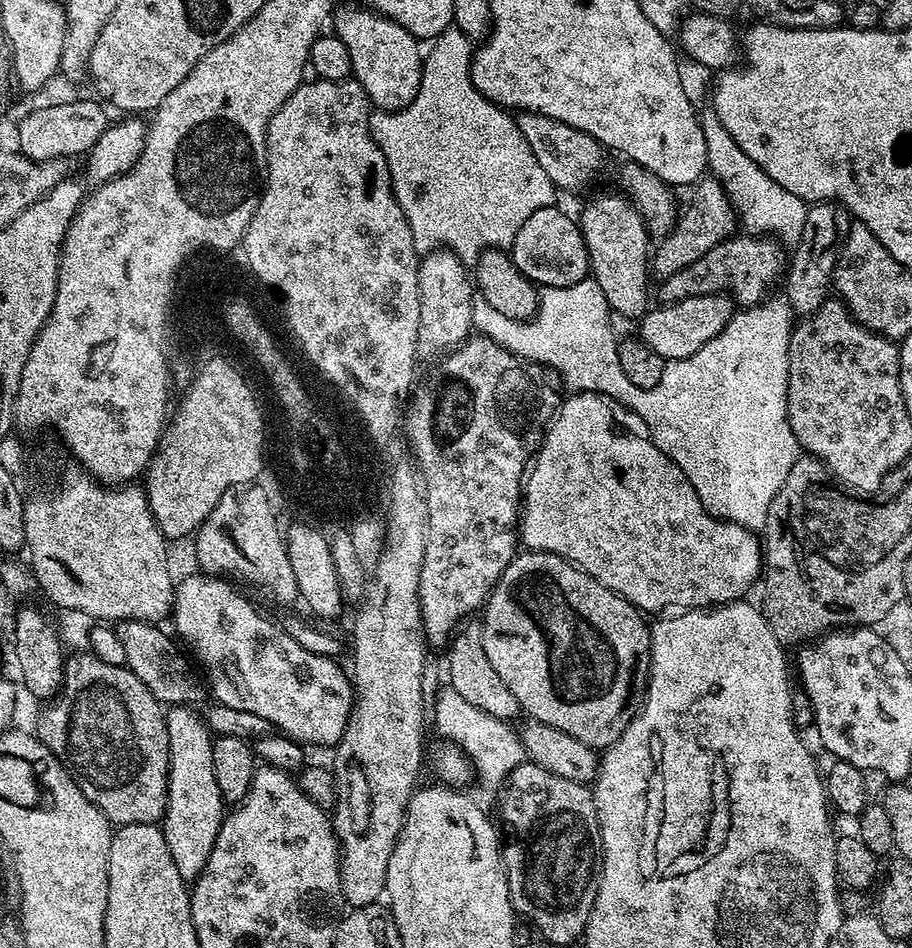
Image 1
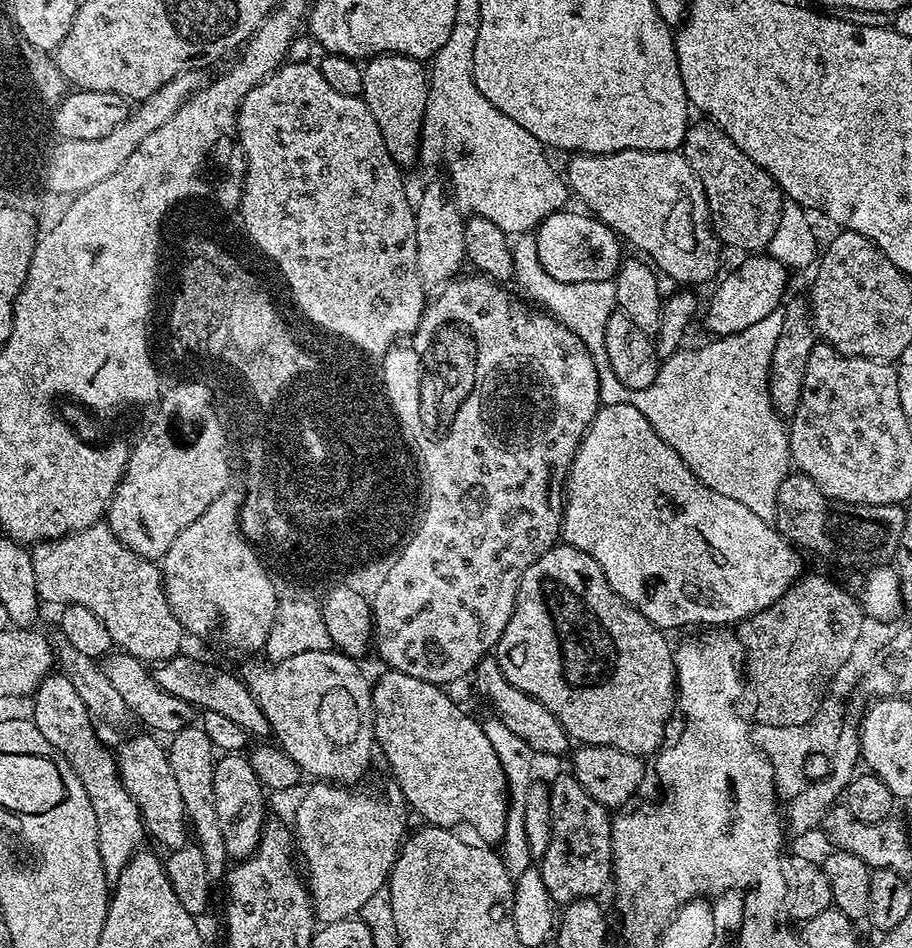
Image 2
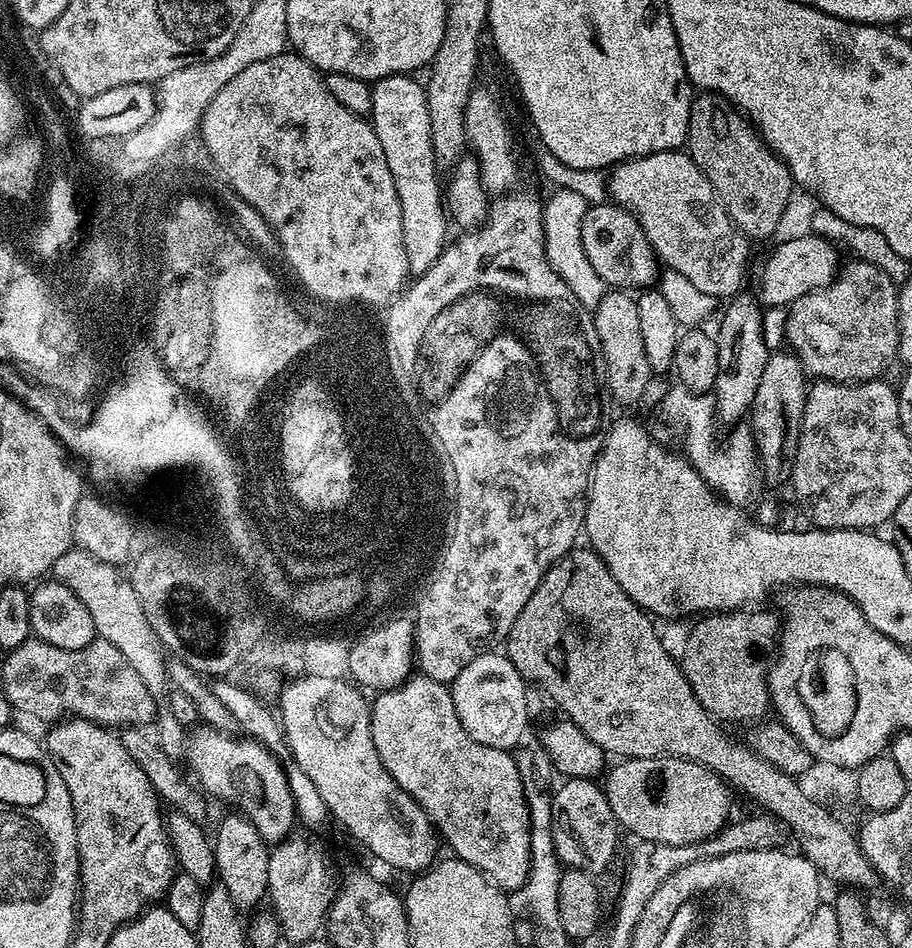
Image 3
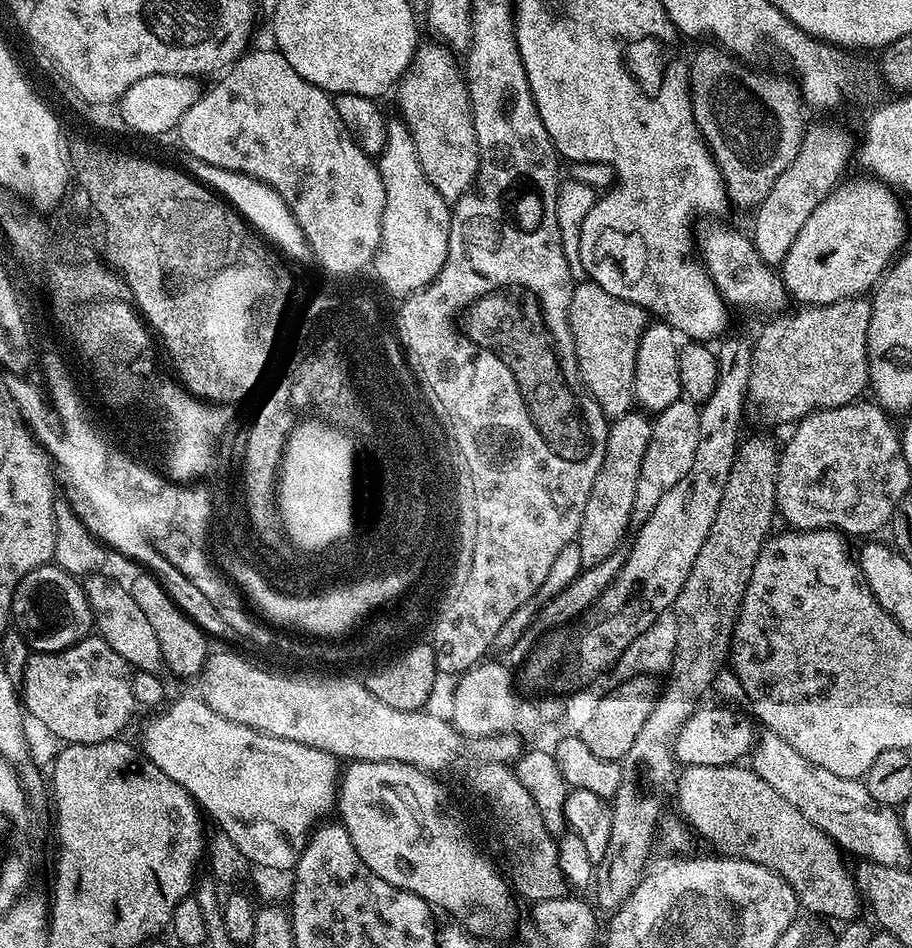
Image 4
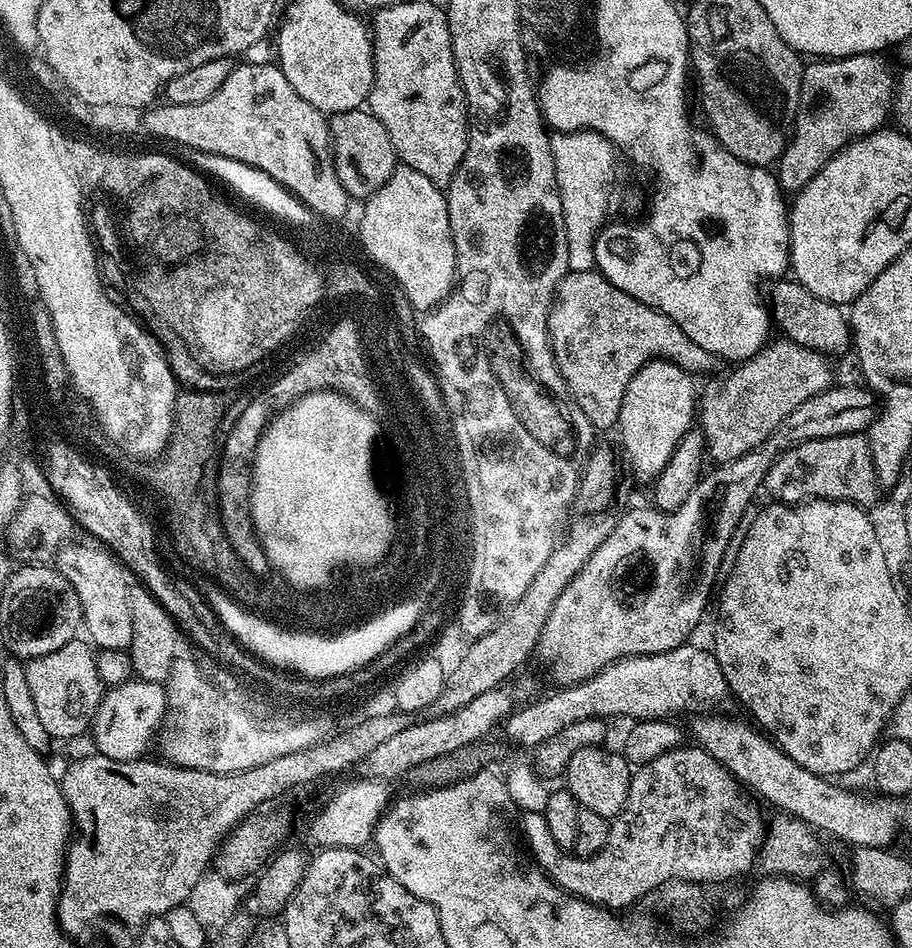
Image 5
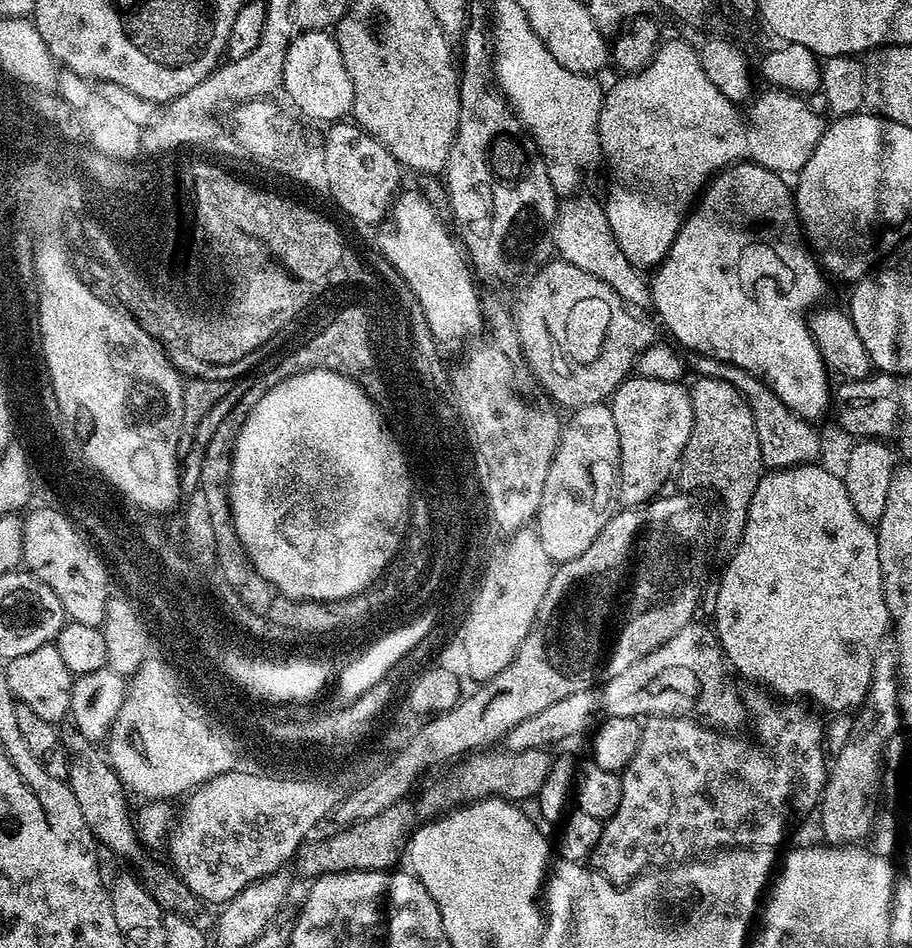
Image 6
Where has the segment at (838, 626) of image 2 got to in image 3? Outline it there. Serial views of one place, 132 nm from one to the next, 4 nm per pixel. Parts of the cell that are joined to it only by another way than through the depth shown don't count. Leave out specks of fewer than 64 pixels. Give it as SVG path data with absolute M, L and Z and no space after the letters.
M756 610L701 615L689 630L684 652L680 654L683 676L690 682L698 702L725 725L751 725L763 721L770 712L768 670L770 657L778 648L782 620L775 611L752 611Z

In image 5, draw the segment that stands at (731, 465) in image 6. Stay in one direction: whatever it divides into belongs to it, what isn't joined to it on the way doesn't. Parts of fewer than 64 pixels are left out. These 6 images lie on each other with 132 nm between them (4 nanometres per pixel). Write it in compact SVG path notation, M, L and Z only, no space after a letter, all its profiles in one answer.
M801 347L799 353L800 372L796 368L787 368L782 361L775 360L772 356L761 354L737 363L733 367L736 369L729 376L717 375L712 378L717 380L710 381L705 388L702 388L698 396L698 428L702 433L703 447L704 444L708 447L708 452L716 464L725 464L728 460L742 458L742 454L752 452L754 446L766 442L766 438L774 434L778 422L782 422L786 414L791 414L795 408L802 406L806 398L833 387L834 379L832 380L832 368L828 365L829 357L813 348Z

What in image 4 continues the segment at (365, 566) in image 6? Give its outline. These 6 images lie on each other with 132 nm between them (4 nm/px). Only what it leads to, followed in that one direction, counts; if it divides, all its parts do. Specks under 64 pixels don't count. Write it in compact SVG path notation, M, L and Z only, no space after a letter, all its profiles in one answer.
M319 423L296 425L284 445L276 486L283 532L304 552L319 552L328 540L344 536L348 532L348 508L352 508L353 441L343 431Z

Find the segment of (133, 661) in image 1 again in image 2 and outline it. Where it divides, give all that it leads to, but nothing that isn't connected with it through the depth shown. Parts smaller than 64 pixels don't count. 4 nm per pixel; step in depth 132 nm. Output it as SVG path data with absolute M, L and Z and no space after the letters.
M184 655L171 656L170 659L159 661L155 665L156 681L162 690L166 690L166 694L174 694L174 698L182 698L190 702L193 709L213 711L222 714L225 718L230 718L235 725L248 732L249 737L268 738L272 736L272 727L262 706L237 673L235 676L234 673L227 672L226 669L219 668L216 664L207 664L204 660L195 660L192 656Z

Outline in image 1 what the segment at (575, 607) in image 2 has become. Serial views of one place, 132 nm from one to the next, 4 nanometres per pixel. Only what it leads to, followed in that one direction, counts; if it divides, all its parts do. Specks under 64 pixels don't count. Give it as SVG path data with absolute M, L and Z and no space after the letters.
M524 550L498 578L483 616L484 628L479 629L479 634L486 658L490 658L490 666L494 666L506 690L514 694L517 705L523 711L525 708L535 723L554 726L597 750L616 741L618 725L625 719L624 707L632 692L632 671L640 647L650 640L640 609L570 561L552 552Z

